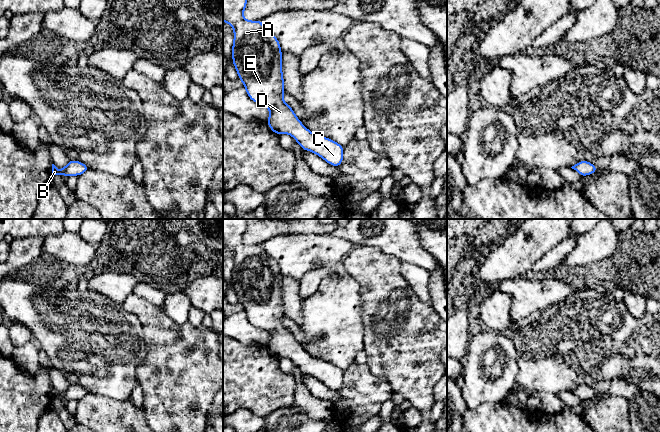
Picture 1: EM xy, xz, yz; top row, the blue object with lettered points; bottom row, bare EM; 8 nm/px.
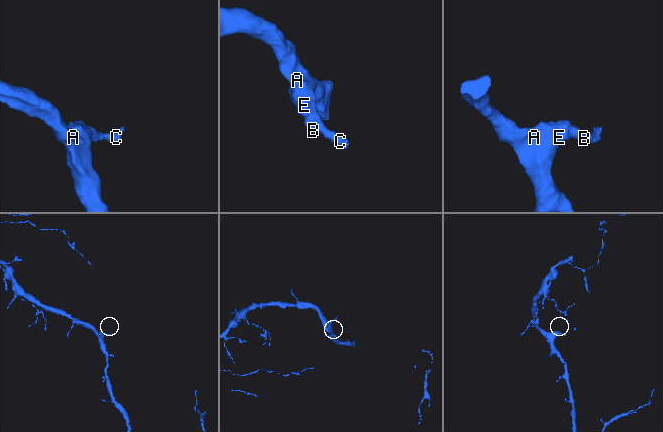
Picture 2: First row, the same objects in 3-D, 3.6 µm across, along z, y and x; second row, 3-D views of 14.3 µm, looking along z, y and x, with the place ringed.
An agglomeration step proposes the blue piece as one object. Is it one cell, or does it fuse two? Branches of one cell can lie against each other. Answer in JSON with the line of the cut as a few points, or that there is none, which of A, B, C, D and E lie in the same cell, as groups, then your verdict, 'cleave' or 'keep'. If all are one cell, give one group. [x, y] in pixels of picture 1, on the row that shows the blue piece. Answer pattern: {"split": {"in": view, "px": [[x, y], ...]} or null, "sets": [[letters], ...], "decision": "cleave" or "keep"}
{"split": null, "sets": [["A", "B", "C", "D", "E"]], "decision": "keep"}

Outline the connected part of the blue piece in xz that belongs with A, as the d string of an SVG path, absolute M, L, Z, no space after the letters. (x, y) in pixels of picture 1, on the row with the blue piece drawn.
M223 0L223 21L231 25L234 30L233 65L237 70L239 80L246 88L248 97L270 110L266 123L274 133L278 136L283 133L291 135L302 150L311 151L330 165L339 167L343 162L344 147L331 139L309 131L300 122L293 109L283 101L282 97L285 91L279 40L264 28L262 19L248 21L243 17L246 6L247 0Z

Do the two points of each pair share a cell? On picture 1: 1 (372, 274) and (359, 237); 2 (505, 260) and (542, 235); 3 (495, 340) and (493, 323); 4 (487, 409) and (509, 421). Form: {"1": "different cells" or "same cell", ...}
{"1": "different cells", "2": "same cell", "3": "different cells", "4": "same cell"}

